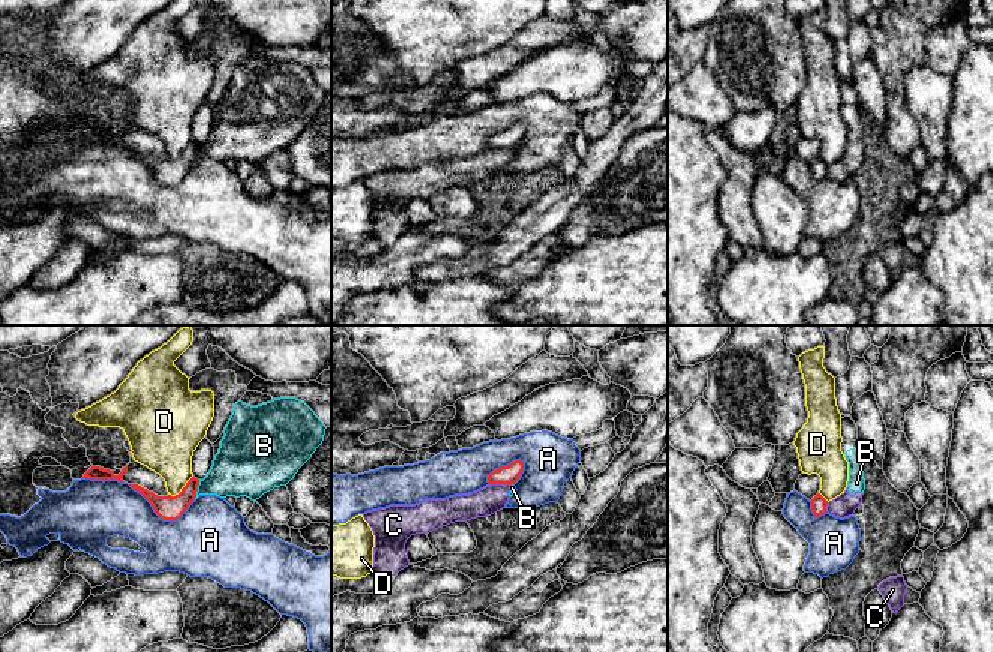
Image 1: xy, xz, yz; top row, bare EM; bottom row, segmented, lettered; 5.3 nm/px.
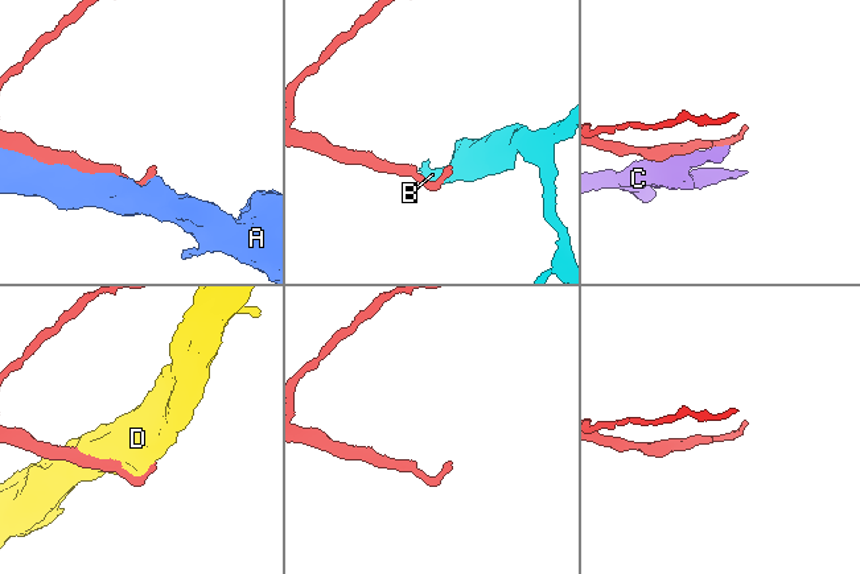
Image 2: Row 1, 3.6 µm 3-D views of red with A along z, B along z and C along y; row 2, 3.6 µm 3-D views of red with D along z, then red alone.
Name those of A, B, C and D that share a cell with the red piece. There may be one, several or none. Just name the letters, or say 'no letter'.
no letter

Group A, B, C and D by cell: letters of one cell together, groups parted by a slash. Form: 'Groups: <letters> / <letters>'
Groups: A / B C / D

